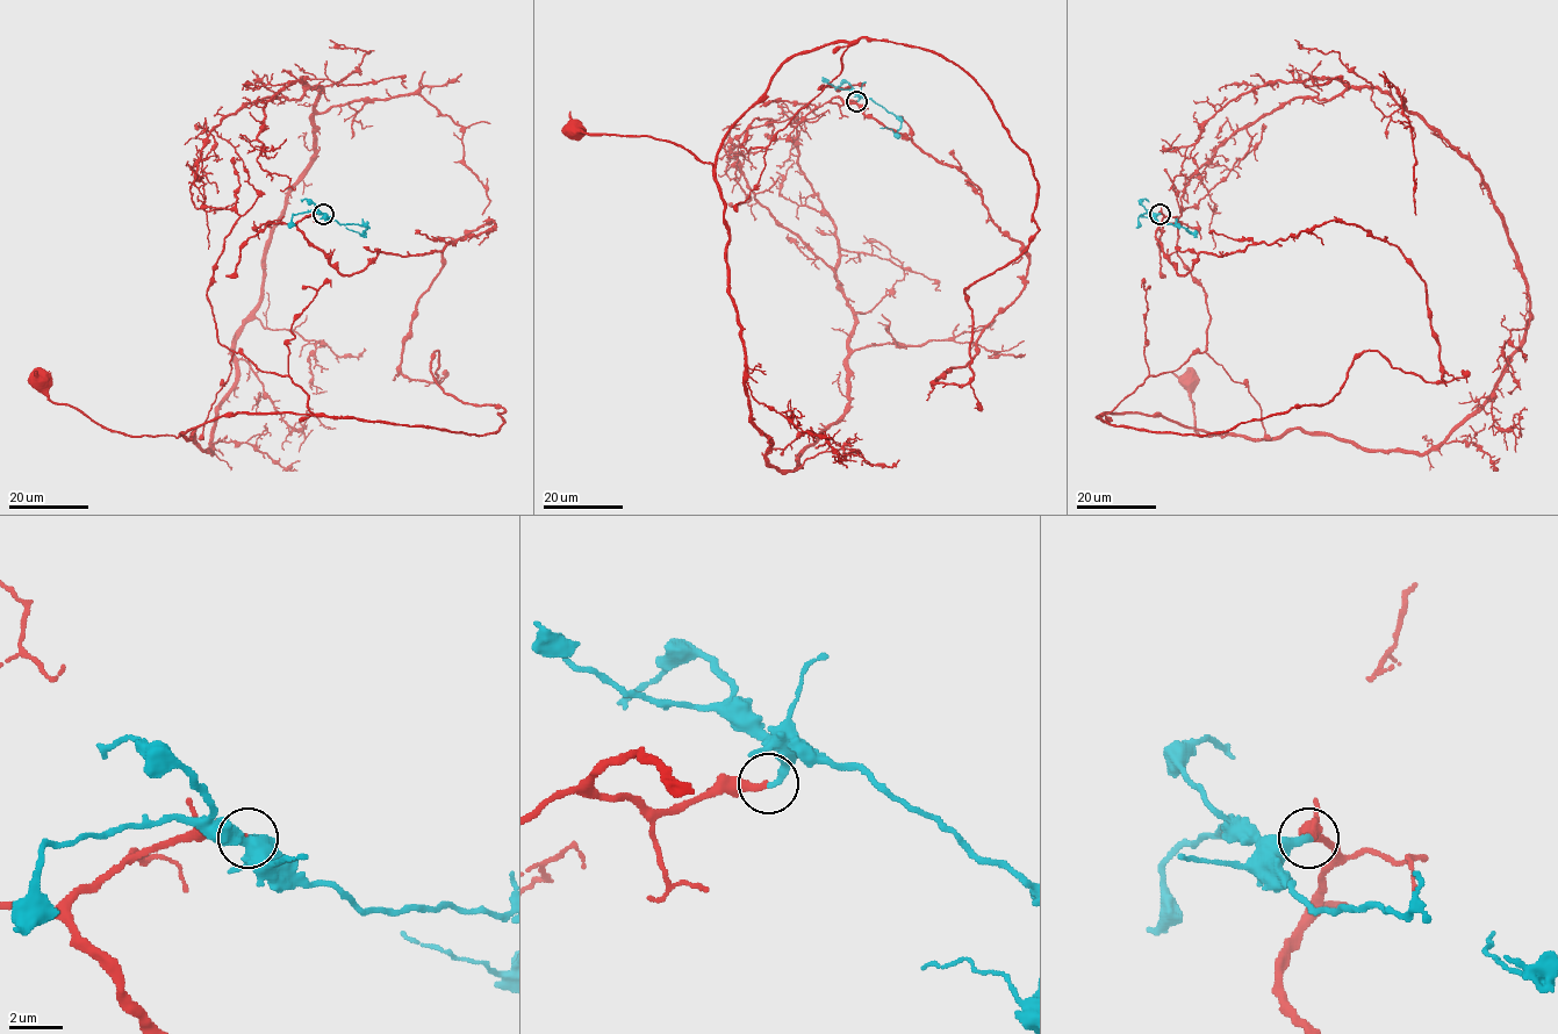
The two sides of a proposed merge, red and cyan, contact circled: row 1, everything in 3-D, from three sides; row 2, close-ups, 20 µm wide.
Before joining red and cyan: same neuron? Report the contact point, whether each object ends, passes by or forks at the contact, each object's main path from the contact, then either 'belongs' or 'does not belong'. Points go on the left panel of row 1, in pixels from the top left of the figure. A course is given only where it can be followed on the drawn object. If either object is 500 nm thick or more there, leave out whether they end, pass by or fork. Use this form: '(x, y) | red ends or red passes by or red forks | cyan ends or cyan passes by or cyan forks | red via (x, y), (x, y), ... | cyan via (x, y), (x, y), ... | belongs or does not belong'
(323, 214) | red ends | cyan ends | red via (323, 214), (343, 274), (493, 221), (400, 371), (437, 351), (496, 432), (135, 436), (42, 380) | cyan via (323, 214), (340, 223), (367, 227), (361, 234), (346, 228) | belongs

